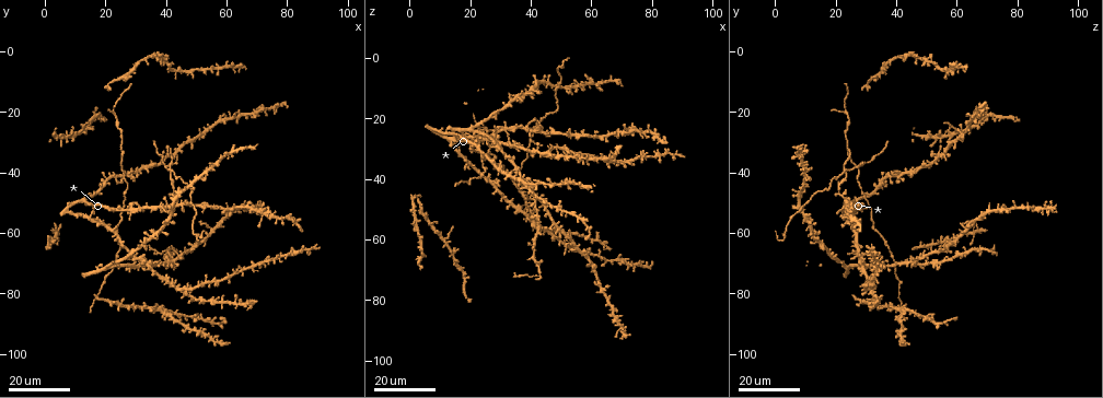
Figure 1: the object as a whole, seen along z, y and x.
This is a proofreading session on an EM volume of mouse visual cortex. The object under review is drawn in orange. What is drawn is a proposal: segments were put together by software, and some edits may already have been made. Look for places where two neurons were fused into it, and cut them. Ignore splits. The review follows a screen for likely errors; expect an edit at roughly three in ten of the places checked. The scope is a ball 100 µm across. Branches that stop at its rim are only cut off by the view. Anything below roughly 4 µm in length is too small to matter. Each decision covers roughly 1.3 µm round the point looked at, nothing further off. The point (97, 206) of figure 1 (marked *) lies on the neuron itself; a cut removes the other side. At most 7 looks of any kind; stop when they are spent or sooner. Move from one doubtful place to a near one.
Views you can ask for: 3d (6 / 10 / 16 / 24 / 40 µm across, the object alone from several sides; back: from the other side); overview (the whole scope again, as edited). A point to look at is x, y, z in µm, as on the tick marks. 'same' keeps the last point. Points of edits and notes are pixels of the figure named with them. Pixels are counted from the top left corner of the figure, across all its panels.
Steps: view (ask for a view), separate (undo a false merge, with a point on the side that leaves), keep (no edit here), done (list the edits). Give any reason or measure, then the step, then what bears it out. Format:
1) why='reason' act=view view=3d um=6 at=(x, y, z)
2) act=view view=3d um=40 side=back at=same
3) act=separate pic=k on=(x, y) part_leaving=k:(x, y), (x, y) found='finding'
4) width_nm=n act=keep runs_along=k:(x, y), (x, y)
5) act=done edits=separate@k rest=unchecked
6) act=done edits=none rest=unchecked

why='side arm on a straight run' act=view view=3d um=24 at=(11, 26, 60)

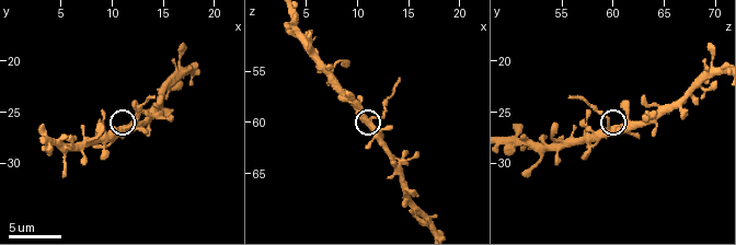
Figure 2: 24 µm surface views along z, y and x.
why='closer look' act=view view=3d um=10 at=(11.0, 26.4, 60.0)

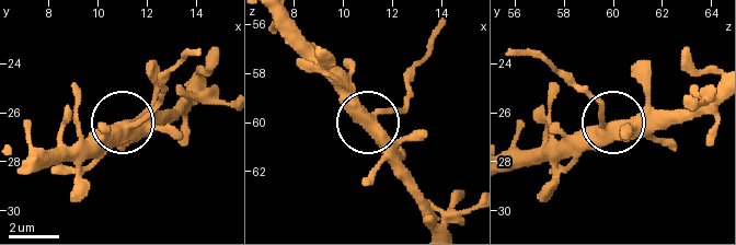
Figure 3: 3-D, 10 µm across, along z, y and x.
arms=3 act=separate pic=3 on=(407, 96) found='a second neuron is stuck on'

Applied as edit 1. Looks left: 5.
act=view view=overview

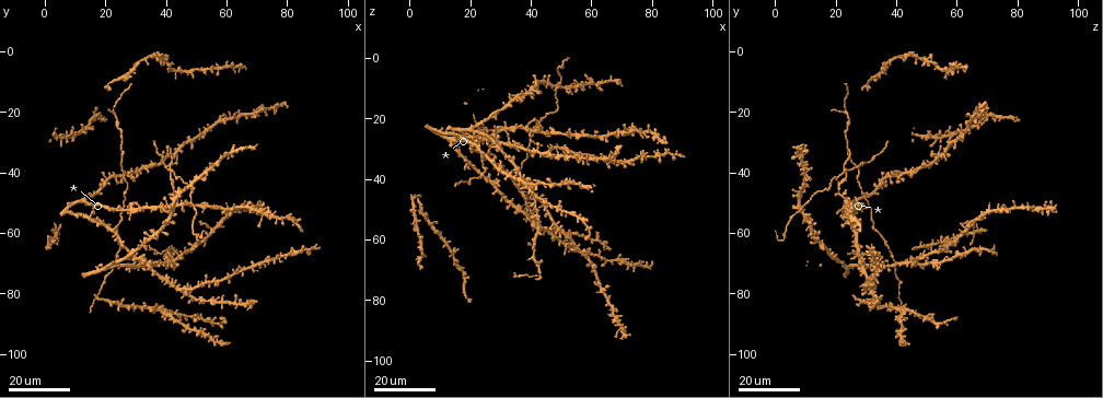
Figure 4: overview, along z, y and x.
why='three arms meet' act=view view=3d um=24 at=(42, 66, 72)

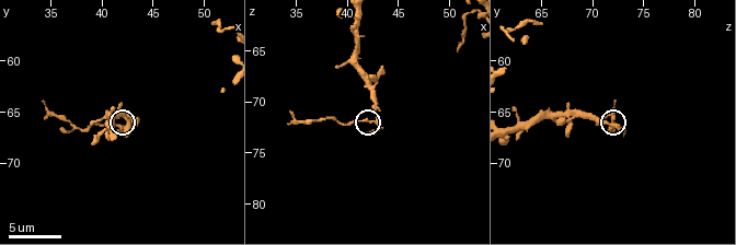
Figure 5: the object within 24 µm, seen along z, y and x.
act=view view=3d um=10 at=(42.0, 66.2, 71.6)

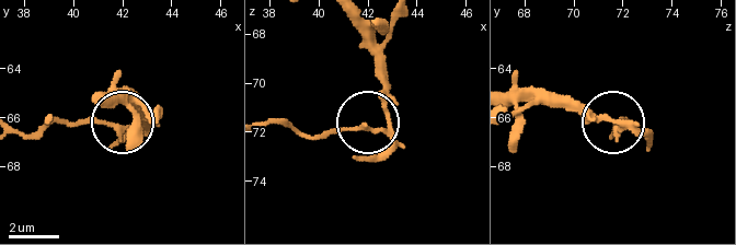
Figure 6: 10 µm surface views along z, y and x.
act=separate pic=6 on=(104, 120) part_leaving=6:(381, 130), (308, 137), (283, 124), (264, 124) found='two neurons meet here'

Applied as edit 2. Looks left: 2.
act=done edits=separate@3,separate@6 rest=unchecked

